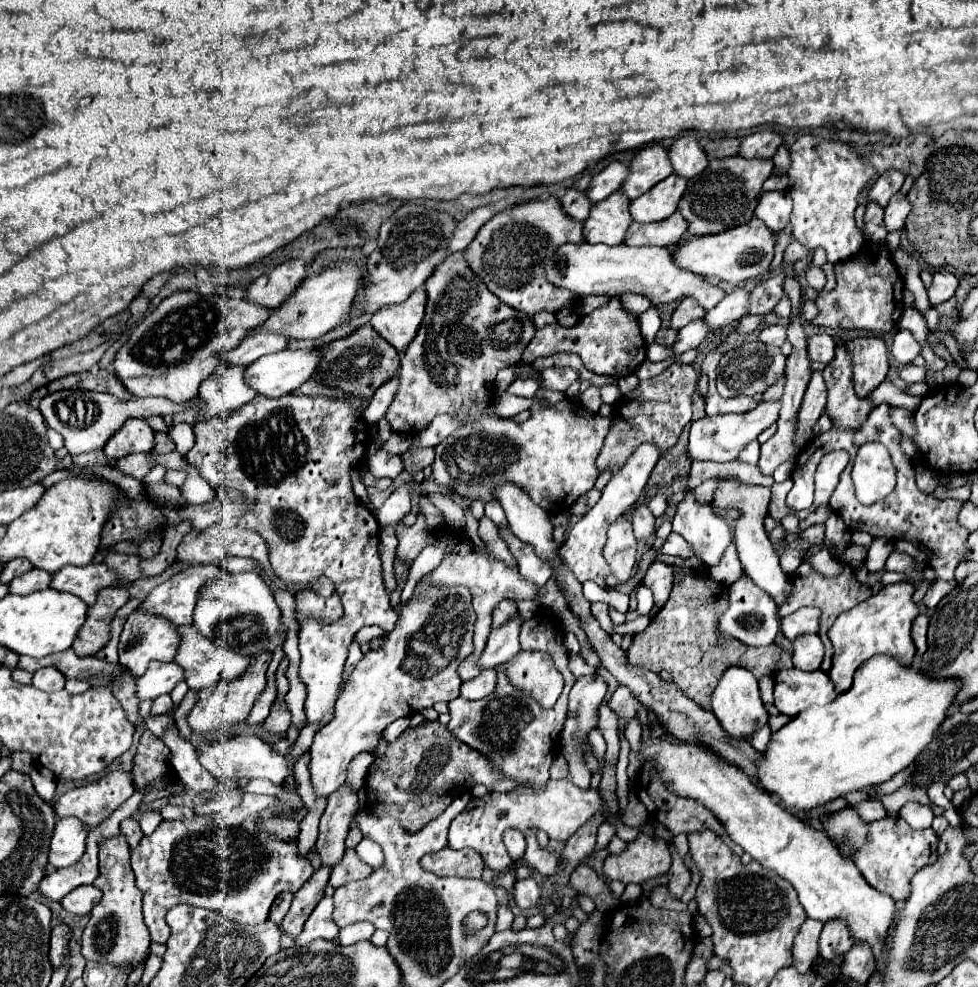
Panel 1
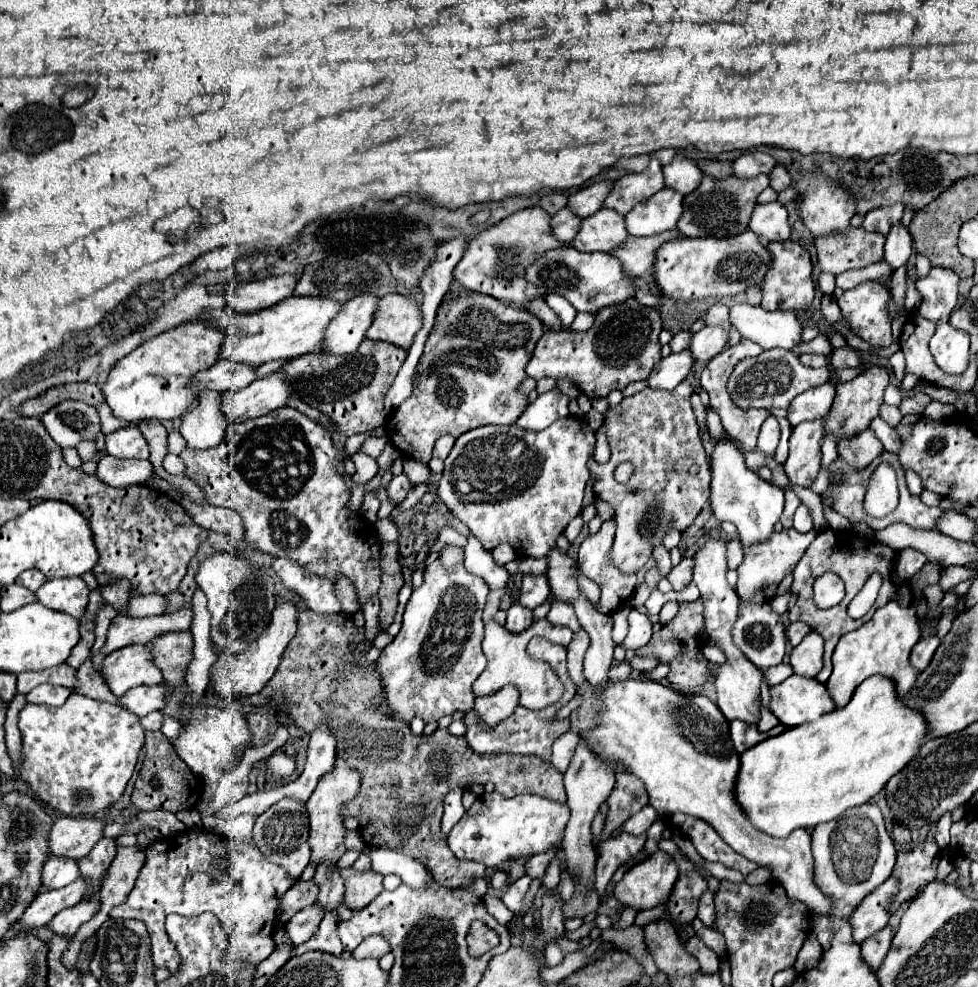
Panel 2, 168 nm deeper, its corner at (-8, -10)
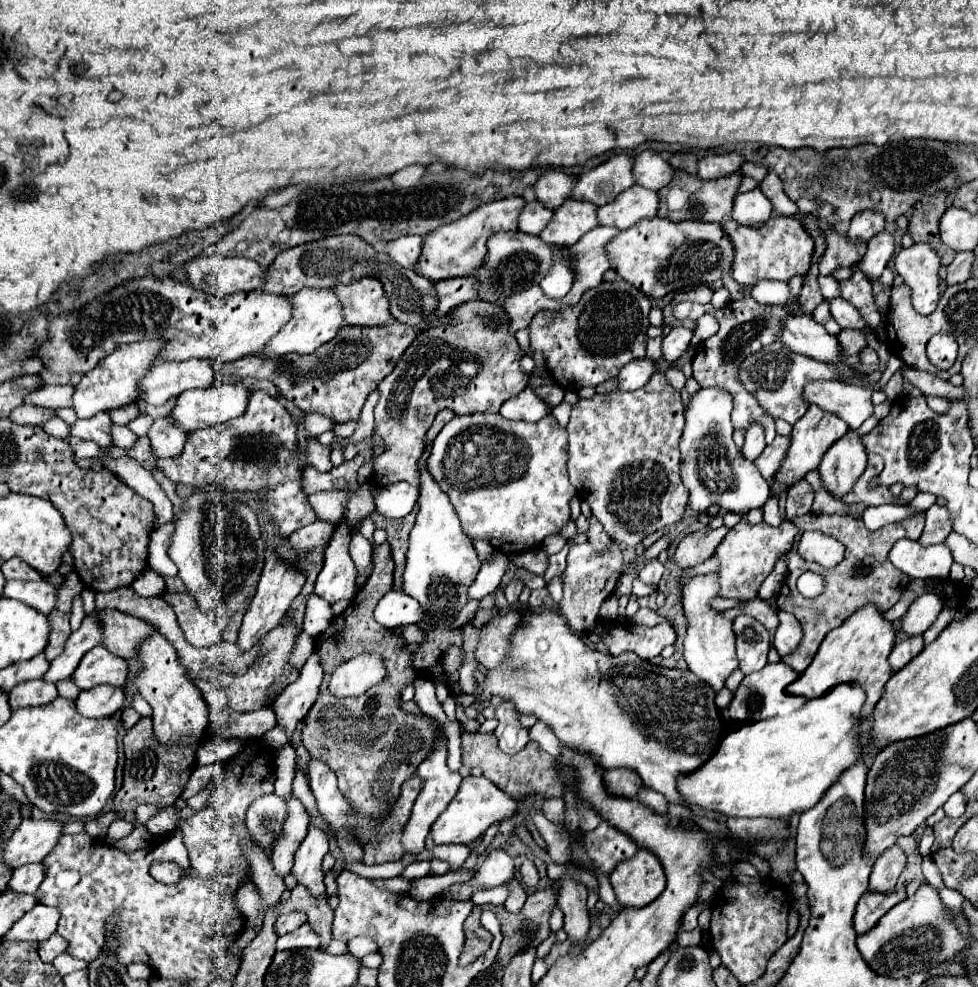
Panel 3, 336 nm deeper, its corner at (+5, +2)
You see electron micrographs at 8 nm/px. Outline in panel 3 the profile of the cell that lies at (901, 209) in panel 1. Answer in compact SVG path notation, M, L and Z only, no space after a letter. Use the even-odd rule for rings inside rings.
M882 231L868 241L868 249L856 267L868 279L876 279L882 275L882 269L888 265L892 253L894 253L894 237L892 233Z

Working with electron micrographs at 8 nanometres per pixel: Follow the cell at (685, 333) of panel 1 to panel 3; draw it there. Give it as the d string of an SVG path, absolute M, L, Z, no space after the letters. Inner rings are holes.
M638 359L638 361L632 361L628 363L624 369L620 369L618 373L618 389L622 391L634 391L634 389L640 389L644 387L644 383L656 373L656 363L650 361L650 359Z

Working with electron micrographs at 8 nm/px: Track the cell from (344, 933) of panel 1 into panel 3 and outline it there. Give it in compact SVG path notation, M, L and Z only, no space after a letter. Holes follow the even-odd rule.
M356 937L356 939L352 939L352 941L348 943L348 947L350 947L350 953L356 955L360 961L362 961L368 953L376 953L376 951L378 951L376 943L374 943L372 939L368 939L368 937Z

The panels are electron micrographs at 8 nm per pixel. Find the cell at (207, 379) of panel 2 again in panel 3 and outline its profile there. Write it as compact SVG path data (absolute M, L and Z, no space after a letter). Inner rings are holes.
M188 359L180 363L154 363L140 379L140 399L150 405L164 405L168 399L188 391L204 389L214 381L214 363L210 359Z

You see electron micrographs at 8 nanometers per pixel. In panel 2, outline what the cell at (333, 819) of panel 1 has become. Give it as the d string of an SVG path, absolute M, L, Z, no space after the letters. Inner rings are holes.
M321 863L313 881L319 885L317 903L325 907L325 911L335 911L339 903L343 903L343 877L337 865Z

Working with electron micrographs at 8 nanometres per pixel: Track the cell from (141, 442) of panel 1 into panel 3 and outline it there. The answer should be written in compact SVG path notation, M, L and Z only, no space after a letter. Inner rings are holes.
M100 413L100 415L94 415L90 419L72 423L70 425L70 437L92 439L100 447L106 449L106 447L112 447L112 443L110 443L110 427L112 427L110 415L108 413Z

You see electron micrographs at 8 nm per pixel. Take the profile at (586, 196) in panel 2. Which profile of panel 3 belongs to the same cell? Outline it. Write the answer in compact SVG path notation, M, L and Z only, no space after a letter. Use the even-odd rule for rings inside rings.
M558 169L544 171L544 175L540 175L540 179L534 183L536 201L540 201L548 209L556 209L560 203L564 203L570 197L572 185L574 185L574 177Z

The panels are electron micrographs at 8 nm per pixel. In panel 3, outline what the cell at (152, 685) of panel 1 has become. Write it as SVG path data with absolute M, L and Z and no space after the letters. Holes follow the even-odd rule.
M100 685L88 691L82 691L74 703L80 715L88 719L100 719L100 717L110 717L116 711L120 711L120 707L124 705L124 699L126 699L124 687Z

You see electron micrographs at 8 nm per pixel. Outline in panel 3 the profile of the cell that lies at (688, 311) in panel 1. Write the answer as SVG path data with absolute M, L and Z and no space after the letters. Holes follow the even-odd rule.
M656 337L656 339L648 339L646 343L646 357L648 359L654 359L654 361L660 361L660 349L662 347L662 337Z

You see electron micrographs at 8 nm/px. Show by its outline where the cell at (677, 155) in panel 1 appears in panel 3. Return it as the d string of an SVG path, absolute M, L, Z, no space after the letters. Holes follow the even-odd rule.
M642 151L636 159L634 159L634 167L632 167L632 175L636 179L636 185L646 187L650 191L660 191L662 187L666 187L672 179L674 169L668 165L668 161L656 153L656 151Z

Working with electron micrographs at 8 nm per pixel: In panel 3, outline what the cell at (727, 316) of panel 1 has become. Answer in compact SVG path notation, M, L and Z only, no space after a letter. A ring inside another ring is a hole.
M676 327L672 329L664 339L662 339L662 359L668 363L674 363L676 359L680 359L686 351L686 347L690 345L694 331L684 329L684 327Z

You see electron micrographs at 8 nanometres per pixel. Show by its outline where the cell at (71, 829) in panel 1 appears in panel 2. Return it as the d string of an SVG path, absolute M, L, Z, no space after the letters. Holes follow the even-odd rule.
M49 859L43 867L43 887L61 889L79 877L77 859Z

